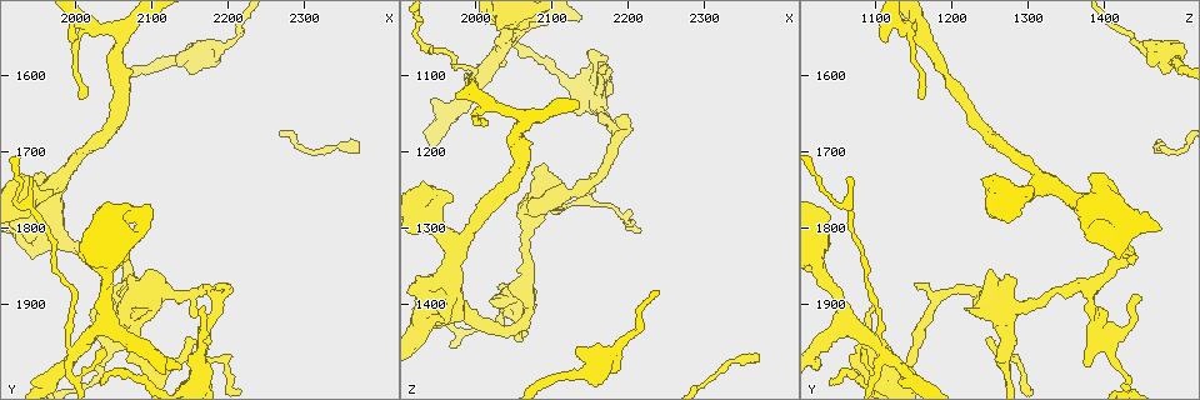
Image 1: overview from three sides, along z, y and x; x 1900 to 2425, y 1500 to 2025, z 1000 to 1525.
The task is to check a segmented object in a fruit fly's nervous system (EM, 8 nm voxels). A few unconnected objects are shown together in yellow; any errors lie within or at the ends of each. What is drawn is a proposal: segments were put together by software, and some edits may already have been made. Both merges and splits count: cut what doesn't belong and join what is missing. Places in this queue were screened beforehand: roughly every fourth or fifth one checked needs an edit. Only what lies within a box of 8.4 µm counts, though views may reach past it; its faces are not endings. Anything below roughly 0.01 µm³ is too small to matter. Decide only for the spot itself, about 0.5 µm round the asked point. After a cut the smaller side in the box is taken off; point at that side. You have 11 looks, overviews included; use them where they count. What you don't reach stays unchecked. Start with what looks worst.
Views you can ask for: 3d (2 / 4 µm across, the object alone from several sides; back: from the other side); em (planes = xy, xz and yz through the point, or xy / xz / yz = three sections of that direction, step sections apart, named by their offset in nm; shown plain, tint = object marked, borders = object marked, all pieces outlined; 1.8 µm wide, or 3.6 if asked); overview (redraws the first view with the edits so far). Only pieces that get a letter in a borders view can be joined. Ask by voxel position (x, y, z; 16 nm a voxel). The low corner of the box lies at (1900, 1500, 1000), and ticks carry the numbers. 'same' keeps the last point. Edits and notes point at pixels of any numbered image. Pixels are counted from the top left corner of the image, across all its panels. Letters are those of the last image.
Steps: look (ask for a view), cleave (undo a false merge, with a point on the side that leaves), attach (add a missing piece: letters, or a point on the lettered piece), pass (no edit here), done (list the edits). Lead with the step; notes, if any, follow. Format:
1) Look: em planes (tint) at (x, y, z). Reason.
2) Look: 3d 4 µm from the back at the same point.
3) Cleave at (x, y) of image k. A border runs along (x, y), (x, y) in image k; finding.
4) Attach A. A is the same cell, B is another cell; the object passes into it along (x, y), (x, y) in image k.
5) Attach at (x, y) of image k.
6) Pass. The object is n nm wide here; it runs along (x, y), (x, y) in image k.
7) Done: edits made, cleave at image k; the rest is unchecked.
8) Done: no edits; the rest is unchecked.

Look: 3d 4 µm at (2165, 1970, 1150). Sudden change in width.

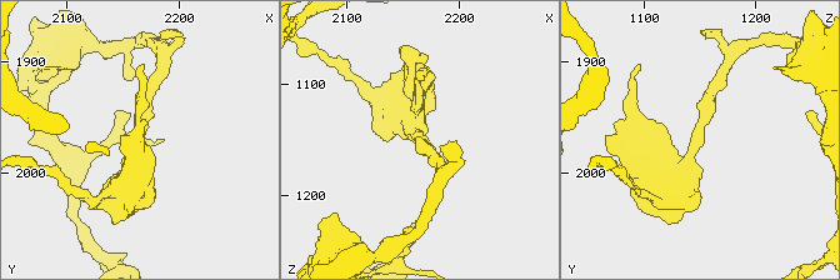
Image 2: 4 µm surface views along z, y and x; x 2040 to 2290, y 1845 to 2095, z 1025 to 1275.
Look: em 3.6 µm planes (plain) at (2164, 1974, 1148). The arms are 190, 440 nm wide.

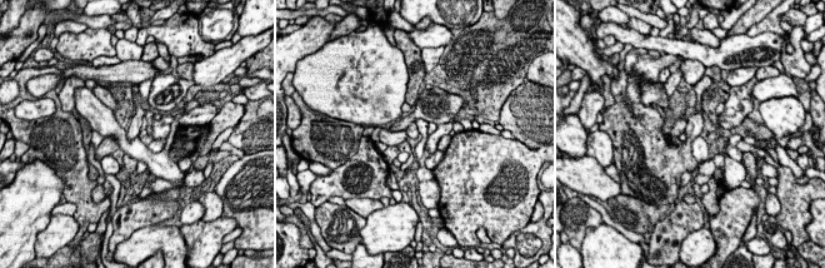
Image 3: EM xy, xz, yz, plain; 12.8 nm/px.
Look: em 3.6 µm planes (borders) at the same point.

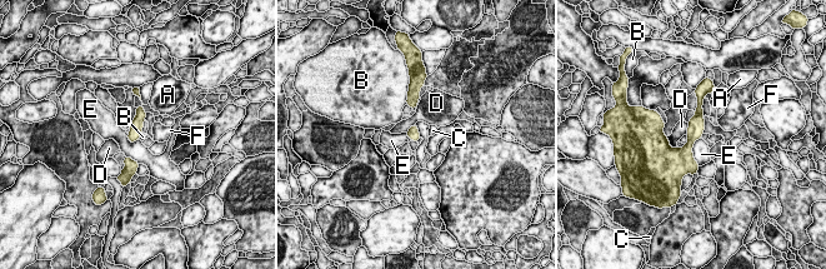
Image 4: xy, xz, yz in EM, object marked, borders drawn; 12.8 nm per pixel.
Pass. A, B, C, D, E and F are other cells; a border runs along (415, 125), (421, 137) in image 4; continuous, no second cell.

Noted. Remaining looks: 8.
Look: em yz step 8 (borders) at (1995, 1555, 1105). An open end.

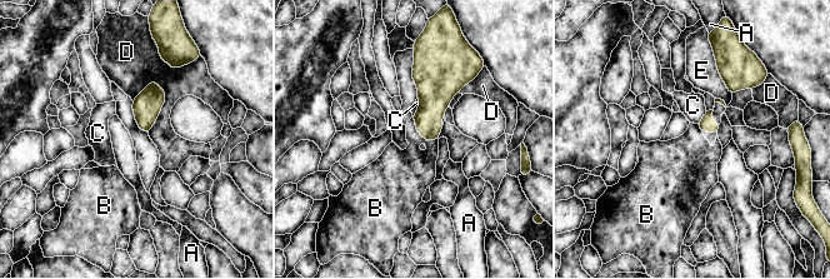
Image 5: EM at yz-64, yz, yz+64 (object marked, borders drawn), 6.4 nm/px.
Look: em planes (borders) at the same point. Another direction.

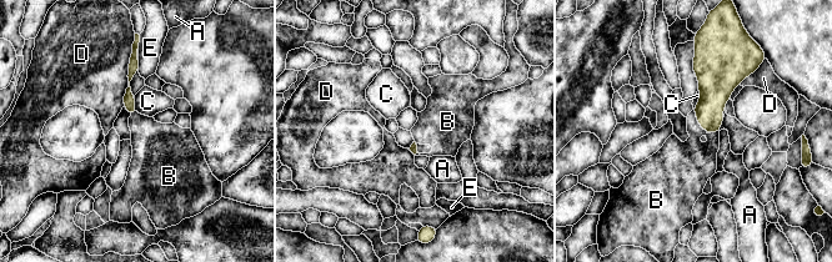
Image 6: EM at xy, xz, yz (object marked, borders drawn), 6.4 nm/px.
Attach B. B is the same cell, A, C, D and E are other cells; the object passes into it along (716, 86), (697, 120), (693, 159) in image 6; it goes on there.

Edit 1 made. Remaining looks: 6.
Look: em xz step 4 (tint) at (2035, 1980, 1375). Free end.

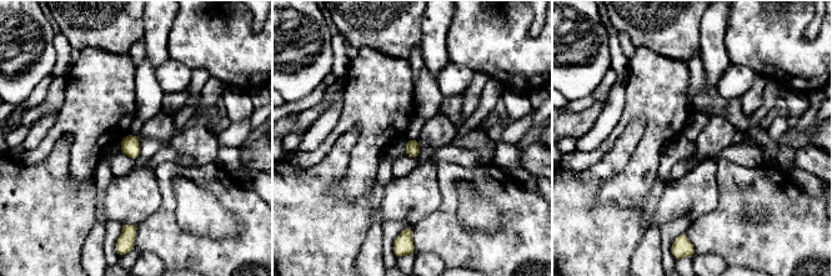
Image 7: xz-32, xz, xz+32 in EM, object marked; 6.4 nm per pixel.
Look: em xy step 4 (tint) at the same point. Cut it another way.

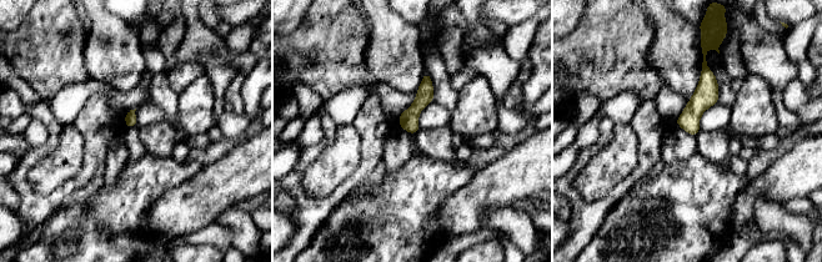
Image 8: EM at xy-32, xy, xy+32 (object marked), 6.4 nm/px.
Look: em xy step 4 (borders) at the same point.

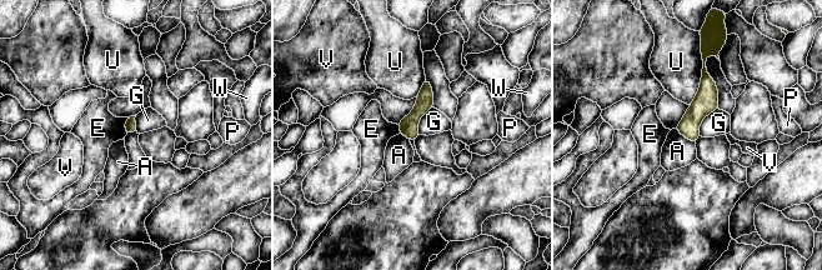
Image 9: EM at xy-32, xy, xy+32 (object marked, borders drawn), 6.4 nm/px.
Pass. The longest contact is with U, 360 nm; A, E, G, P, U, V and W are other cells; it runs along (705, 74), (692, 138) in image 9; none of them fits.

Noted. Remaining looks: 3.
Look: overview.

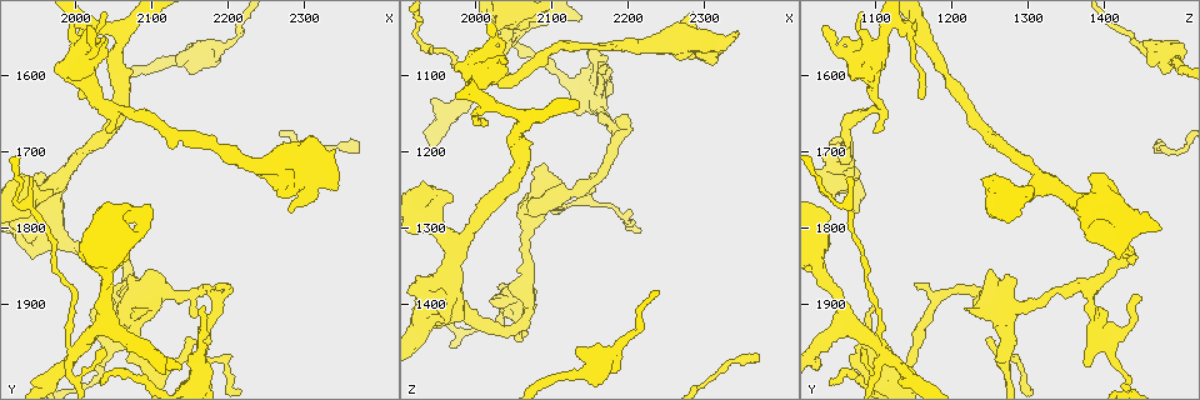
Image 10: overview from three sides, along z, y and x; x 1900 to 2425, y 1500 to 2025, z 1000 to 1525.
Look: 3d 2 µm at (2055, 1895, 1450). Branch stops here.

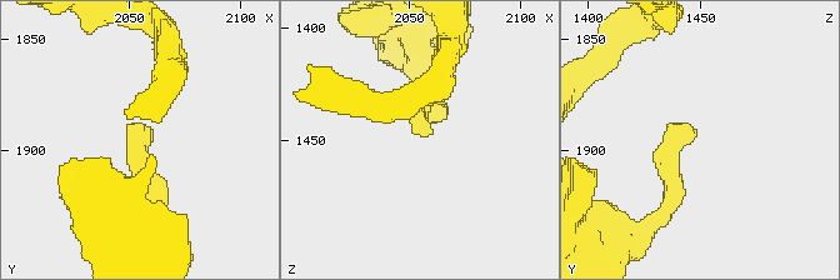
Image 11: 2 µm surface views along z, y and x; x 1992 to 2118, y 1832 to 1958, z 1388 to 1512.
Look: em planes (borders) at (2058, 1895, 1448).

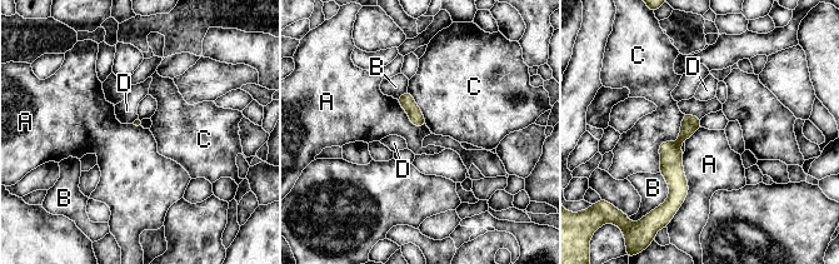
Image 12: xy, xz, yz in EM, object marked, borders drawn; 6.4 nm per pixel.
Pass. A, B, C and D are other cells; it runs along (687, 116), (675, 148), (678, 202) in image 12; no lettered piece goes on from it.

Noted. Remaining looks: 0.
Done: edits made, attach at image 6; the rest is unchecked.

